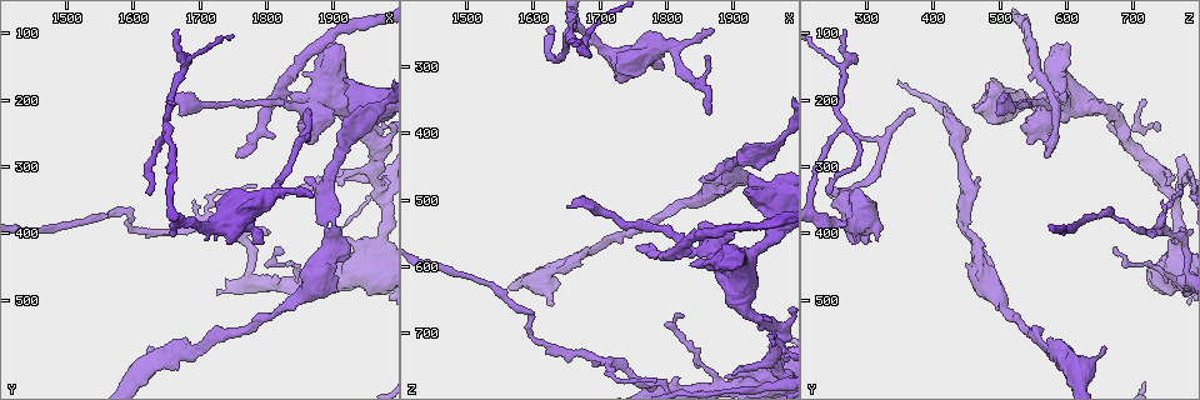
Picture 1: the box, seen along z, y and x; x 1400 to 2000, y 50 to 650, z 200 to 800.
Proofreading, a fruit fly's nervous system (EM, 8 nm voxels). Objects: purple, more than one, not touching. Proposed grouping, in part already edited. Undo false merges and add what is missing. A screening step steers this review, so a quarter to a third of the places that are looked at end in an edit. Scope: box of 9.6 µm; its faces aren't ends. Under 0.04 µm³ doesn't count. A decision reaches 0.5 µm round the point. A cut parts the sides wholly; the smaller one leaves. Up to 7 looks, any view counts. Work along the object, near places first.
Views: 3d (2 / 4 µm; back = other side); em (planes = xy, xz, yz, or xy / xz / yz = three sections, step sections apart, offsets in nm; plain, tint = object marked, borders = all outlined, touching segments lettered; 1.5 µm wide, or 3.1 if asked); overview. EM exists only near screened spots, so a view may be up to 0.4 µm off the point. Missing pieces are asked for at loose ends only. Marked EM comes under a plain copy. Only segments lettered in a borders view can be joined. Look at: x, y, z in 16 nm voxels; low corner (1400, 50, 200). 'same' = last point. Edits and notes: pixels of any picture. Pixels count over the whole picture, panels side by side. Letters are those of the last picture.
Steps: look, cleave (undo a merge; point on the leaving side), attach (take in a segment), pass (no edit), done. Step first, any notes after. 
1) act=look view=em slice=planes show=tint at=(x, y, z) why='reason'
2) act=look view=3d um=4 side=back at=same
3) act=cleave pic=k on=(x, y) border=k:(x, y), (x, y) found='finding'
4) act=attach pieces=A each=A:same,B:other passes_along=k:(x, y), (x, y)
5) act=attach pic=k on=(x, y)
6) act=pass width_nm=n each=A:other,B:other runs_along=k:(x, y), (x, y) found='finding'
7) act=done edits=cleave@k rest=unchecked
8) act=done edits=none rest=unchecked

act=look view=em slice=planes show=borders at=(1620, 570, 655) why='free end'

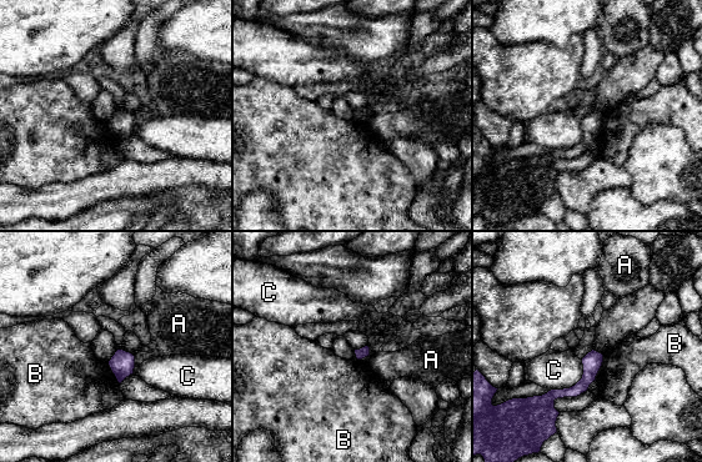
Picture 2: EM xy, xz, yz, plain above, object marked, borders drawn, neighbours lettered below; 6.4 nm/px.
act=pass each=A:other,B:other,C:other found='no lettered segment goes on from it'

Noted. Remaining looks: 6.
act=look view=em slice=xz step=4 show=tint at=(1815, 200, 585) why='abrupt turn'

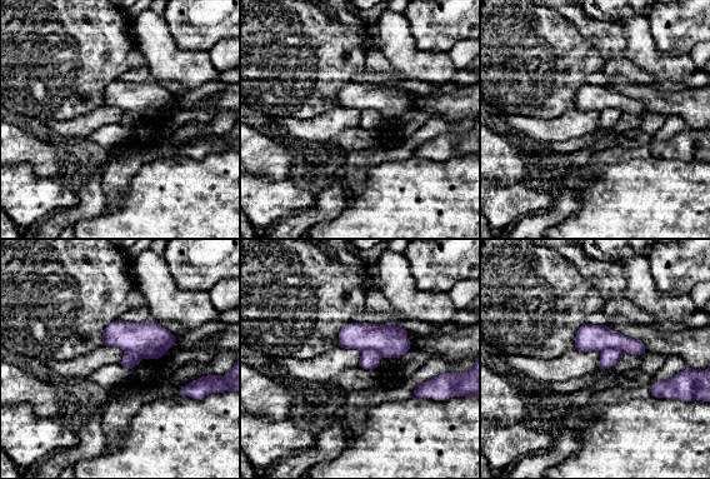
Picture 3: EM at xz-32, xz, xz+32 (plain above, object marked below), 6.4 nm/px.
act=look view=em slice=planes show=borders at=same why='cut it another way'

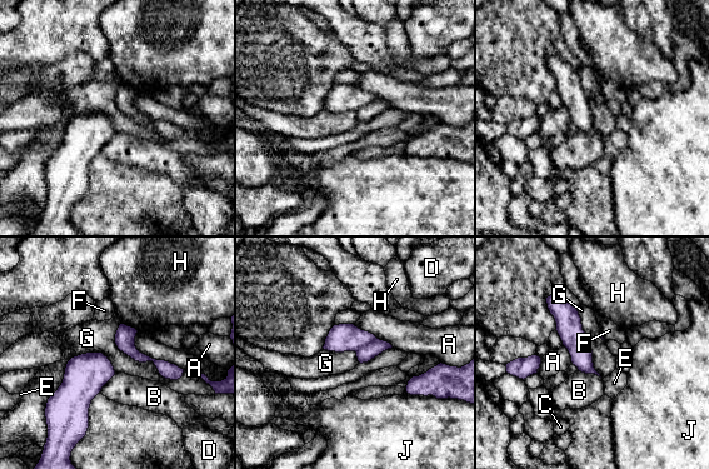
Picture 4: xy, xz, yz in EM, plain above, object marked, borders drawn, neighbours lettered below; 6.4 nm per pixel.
act=cleave pic=4 on=(341, 338) each=A:other,B:other,C:other,D:other,E:other,F:other,G:other,H:other,J:other found='two cells meet here'

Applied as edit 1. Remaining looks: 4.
act=look view=3d um=4 at=(1960, 260, 685) why='arms part here'

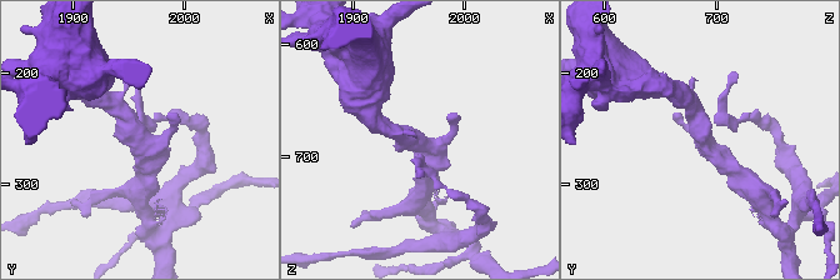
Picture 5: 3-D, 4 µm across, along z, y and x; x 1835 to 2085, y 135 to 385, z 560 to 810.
act=look view=em slice=planes show=borders at=(1956, 258, 686)

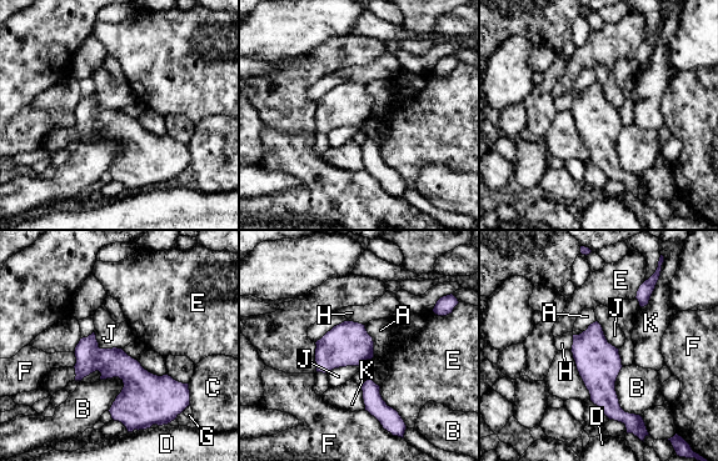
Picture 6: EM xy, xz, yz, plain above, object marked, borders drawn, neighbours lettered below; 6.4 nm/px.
act=pass width_nm=180 each=A:other,B:other,C:other,D:other,E:other,F:other,G:other,H:other,J:other,K:other runs_along=6:(596, 325), (602, 392), (642, 435) found='all the same cell'

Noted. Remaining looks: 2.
act=done edits=cleave@4 rest=unchecked

